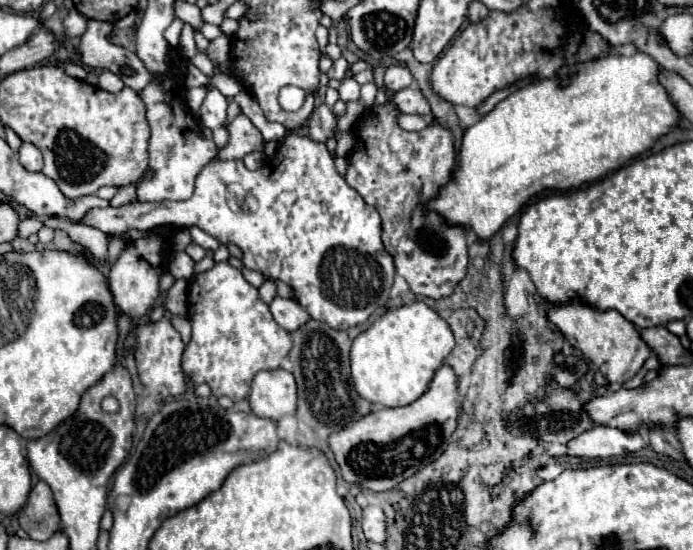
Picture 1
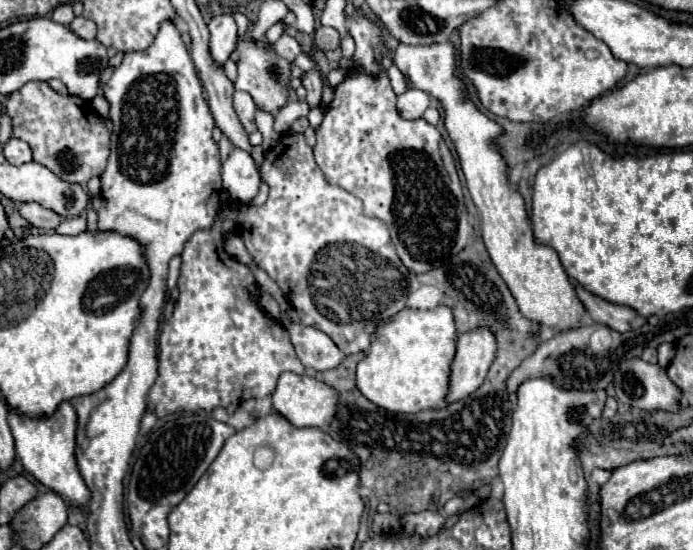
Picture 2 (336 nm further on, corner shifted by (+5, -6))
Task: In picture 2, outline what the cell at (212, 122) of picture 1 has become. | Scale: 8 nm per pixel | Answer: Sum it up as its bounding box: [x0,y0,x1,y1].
[221,149,261,203]

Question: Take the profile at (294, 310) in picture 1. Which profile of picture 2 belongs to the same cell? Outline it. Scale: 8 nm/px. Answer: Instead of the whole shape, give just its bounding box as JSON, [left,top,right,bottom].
[285,323,345,371]

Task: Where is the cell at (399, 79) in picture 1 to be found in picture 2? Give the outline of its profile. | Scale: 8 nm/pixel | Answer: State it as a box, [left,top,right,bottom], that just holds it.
[393,43,585,331]

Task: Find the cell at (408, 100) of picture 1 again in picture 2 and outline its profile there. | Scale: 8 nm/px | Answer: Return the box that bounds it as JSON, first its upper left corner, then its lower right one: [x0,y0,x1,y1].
[397,89,431,119]

